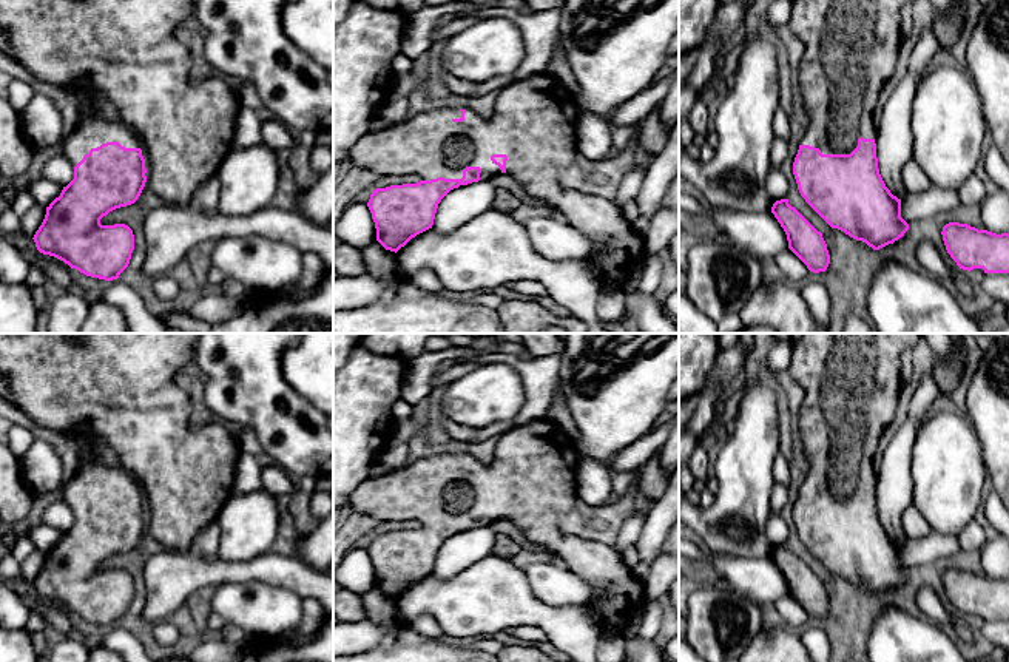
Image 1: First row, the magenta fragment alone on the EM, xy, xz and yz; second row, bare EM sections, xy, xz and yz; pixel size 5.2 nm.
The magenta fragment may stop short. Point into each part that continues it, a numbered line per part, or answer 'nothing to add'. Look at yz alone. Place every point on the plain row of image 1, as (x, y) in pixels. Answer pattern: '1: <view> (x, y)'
1: yz (850, 398)

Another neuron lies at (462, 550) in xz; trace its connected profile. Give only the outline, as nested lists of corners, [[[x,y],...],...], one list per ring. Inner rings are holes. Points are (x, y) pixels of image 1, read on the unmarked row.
[[[492,525],[460,531],[451,535],[438,549],[432,574],[447,580],[494,551],[497,531]]]

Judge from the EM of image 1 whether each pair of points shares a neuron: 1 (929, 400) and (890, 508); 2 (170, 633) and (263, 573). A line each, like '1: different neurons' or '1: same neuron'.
1: same neuron
2: different neurons

